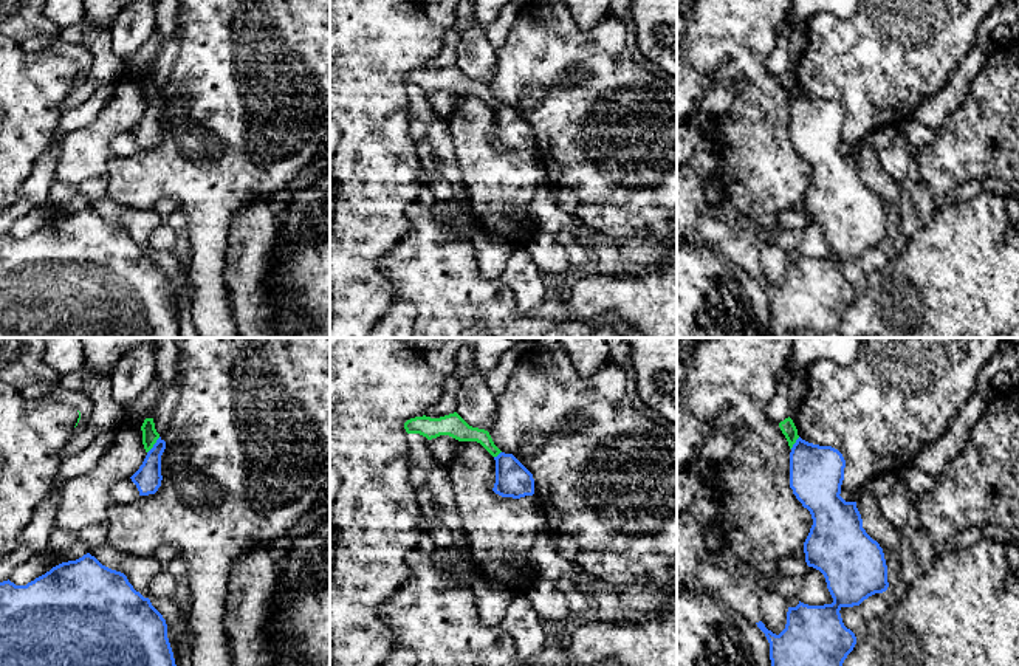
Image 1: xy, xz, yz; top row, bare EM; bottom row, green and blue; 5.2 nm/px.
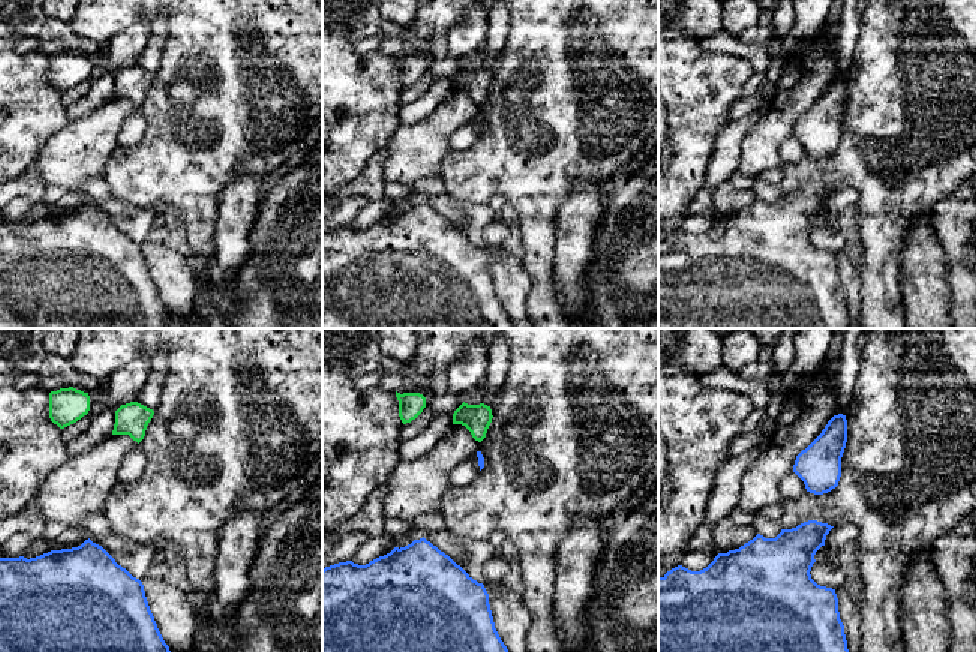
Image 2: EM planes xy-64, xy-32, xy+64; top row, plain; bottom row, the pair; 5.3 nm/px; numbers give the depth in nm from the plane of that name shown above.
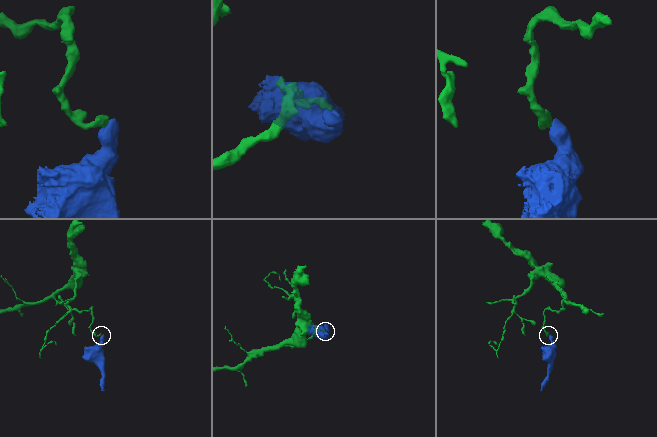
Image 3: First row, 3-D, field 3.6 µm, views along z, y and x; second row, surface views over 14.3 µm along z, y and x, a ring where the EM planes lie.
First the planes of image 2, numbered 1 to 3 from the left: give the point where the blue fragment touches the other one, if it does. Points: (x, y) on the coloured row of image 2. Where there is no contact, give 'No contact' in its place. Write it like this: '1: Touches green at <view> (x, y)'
1: No contact
2: No contact
3: No contact

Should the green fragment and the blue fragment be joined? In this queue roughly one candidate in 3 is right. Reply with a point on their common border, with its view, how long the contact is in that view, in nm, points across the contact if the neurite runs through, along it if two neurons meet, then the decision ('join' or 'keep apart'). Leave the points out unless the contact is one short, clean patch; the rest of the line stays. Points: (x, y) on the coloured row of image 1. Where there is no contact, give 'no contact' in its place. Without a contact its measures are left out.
meets green in xy at (154, 443); contact 110 nm long; border along xy (160, 437), (147, 453); keep apart

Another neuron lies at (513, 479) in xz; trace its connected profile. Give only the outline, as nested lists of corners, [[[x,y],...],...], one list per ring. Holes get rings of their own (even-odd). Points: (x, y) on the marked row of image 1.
[[[500,452],[496,460],[492,491],[502,497],[520,499],[534,494],[533,474],[513,455]]]

